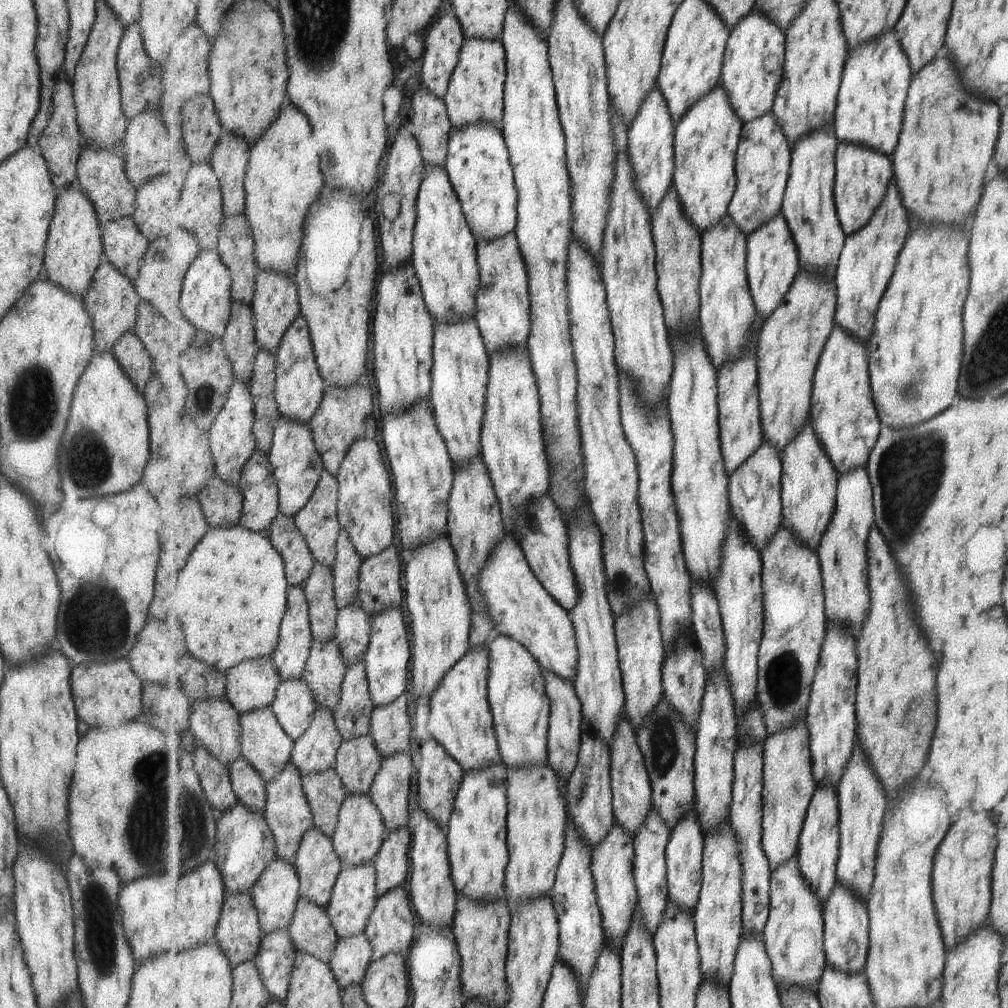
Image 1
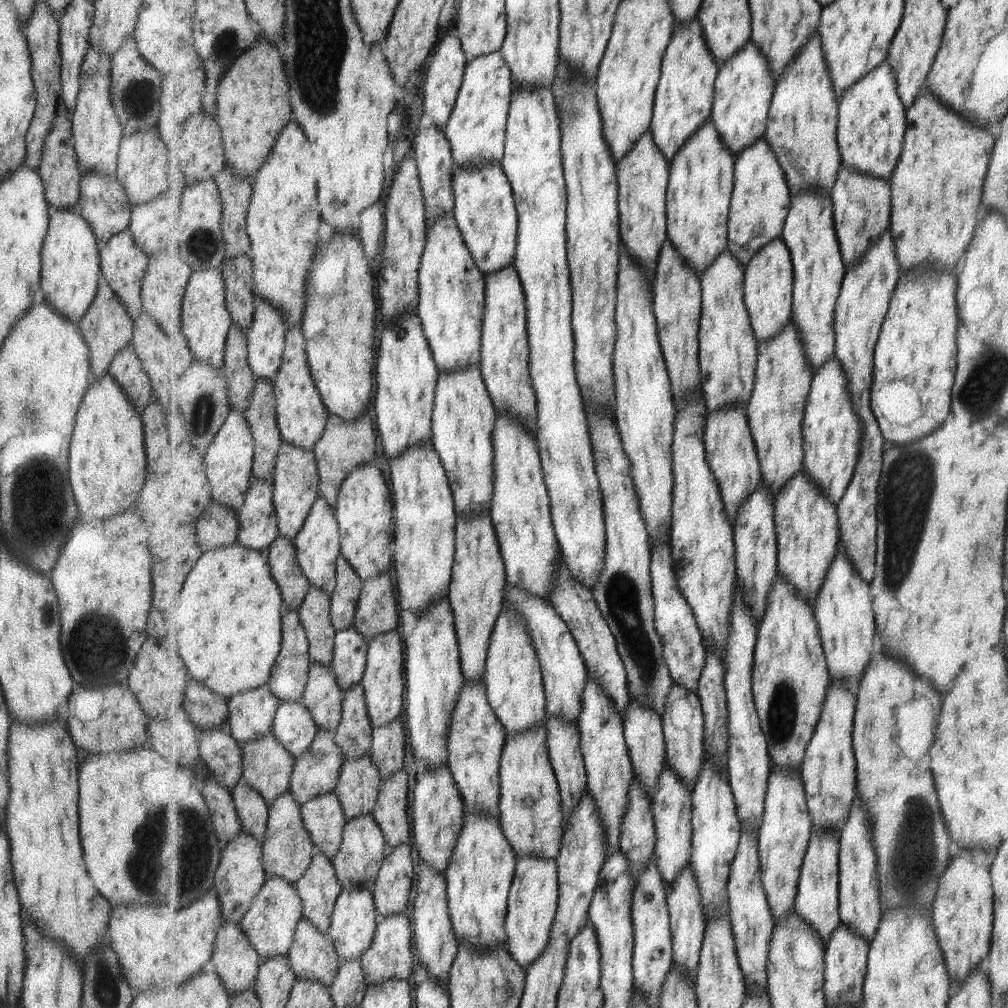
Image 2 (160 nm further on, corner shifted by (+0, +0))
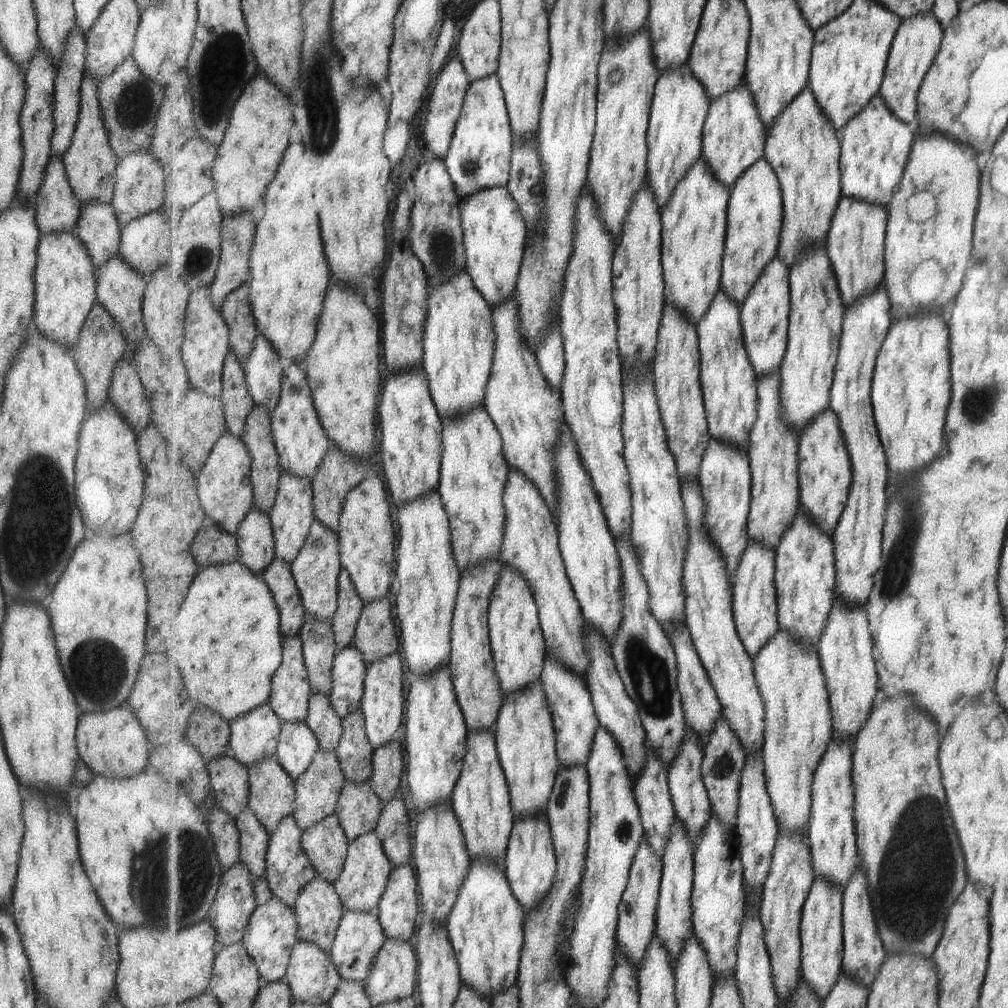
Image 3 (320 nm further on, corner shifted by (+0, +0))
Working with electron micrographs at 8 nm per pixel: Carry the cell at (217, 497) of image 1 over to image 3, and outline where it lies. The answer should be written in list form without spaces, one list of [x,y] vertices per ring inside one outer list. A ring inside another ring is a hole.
[[[211,521],[197,533],[190,553],[198,568],[237,563],[242,558],[238,538]]]

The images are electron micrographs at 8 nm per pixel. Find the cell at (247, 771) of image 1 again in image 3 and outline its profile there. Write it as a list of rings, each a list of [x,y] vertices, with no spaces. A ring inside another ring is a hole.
[[[251,808],[239,814],[236,822],[241,834],[240,860],[249,869],[254,883],[257,906],[262,907],[274,896],[266,875],[266,858],[271,836]]]

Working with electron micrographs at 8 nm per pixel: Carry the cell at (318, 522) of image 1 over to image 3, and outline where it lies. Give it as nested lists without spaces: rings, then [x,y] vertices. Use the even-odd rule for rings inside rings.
[[[315,519],[306,545],[299,553],[298,560],[291,566],[296,585],[302,594],[306,614],[312,619],[331,621],[338,612],[338,578],[342,573],[342,567],[338,534]]]

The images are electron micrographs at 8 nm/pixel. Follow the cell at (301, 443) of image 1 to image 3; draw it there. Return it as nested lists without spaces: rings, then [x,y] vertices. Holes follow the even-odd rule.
[[[282,473],[281,478],[278,500],[269,515],[276,540],[276,558],[293,566],[303,546],[306,545],[307,537],[310,536],[311,527],[316,519],[314,517],[314,489],[311,479],[302,479],[287,473]]]

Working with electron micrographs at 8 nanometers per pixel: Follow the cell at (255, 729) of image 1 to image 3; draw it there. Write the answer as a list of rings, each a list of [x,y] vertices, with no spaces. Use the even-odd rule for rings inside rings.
[[[277,757],[250,767],[250,806],[270,836],[295,810],[297,784]]]

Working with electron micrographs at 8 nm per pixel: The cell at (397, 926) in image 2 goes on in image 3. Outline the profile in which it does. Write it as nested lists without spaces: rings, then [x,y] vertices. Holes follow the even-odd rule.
[[[387,939],[372,964],[372,973],[365,984],[365,990],[371,999],[372,1006],[378,1007],[387,1003],[403,1001],[415,994],[417,986],[417,968],[419,960],[415,956],[413,943],[402,939]]]

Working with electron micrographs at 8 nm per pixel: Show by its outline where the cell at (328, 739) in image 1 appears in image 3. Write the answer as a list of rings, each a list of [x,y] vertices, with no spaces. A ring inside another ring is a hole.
[[[320,750],[307,772],[302,774],[295,782],[297,784],[297,798],[292,816],[304,832],[307,829],[312,829],[317,823],[327,817],[337,814],[338,802],[342,795],[342,790],[346,786],[346,781],[336,753]]]

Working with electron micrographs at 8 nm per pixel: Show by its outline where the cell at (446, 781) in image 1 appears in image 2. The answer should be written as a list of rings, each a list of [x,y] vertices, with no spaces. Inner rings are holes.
[[[447,763],[424,770],[423,774],[419,775],[413,799],[415,847],[419,850],[416,856],[421,856],[423,862],[427,862],[427,866],[433,866],[439,874],[446,874],[453,850],[461,836],[466,814],[463,794]]]

